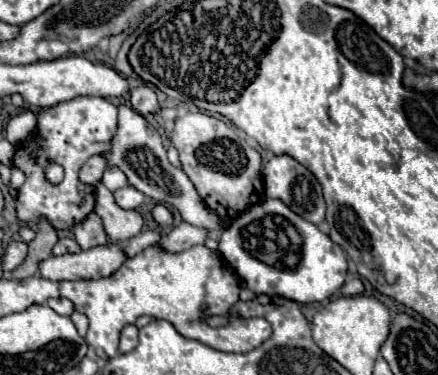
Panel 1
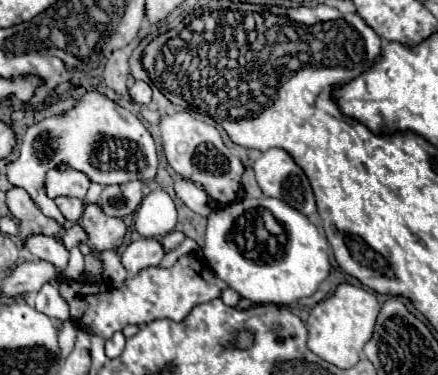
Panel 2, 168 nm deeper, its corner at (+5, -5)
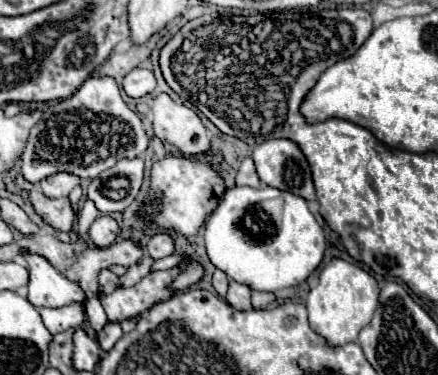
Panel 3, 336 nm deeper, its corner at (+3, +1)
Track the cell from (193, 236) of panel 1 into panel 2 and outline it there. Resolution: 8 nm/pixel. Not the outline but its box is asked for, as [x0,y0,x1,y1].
[121,238,165,274]

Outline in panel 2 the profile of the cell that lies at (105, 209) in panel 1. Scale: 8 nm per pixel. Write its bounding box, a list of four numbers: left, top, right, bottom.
[83,204,125,252]

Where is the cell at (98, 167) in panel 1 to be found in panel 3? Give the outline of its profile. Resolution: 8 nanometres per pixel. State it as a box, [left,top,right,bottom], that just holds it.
[39,172,81,198]

